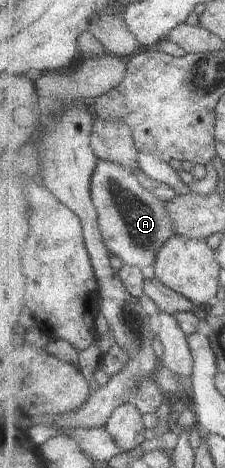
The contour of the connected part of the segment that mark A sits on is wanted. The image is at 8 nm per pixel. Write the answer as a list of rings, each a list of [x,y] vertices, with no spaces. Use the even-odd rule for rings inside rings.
[[[103,159],[95,167],[91,192],[108,249],[125,265],[154,266],[159,249],[177,234],[176,225],[168,214],[169,198],[159,198],[139,182],[133,171]]]

